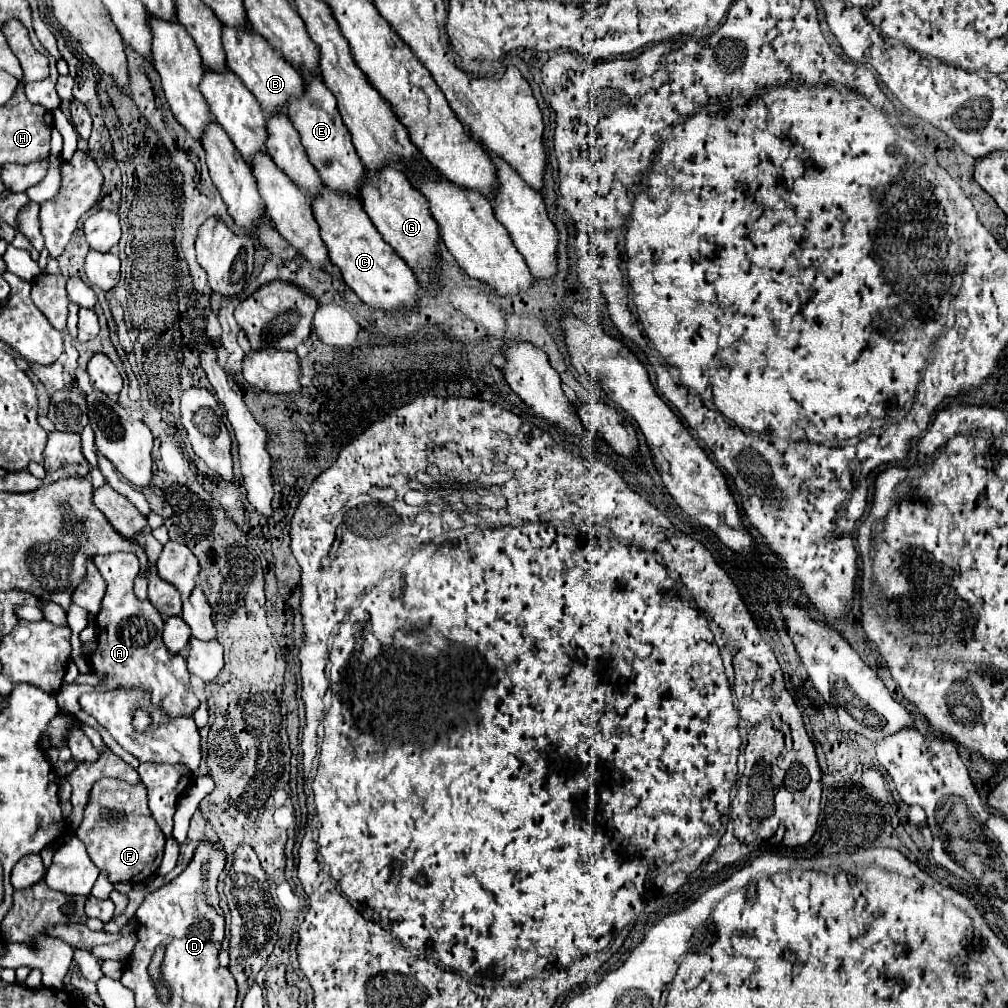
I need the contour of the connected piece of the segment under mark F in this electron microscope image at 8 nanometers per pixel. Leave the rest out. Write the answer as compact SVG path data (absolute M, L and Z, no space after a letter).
M111 777L99 779L89 791L85 815L75 835L85 843L89 857L99 867L99 871L107 873L111 883L125 881L139 885L159 869L163 859L165 835L149 813L143 783L131 785Z

